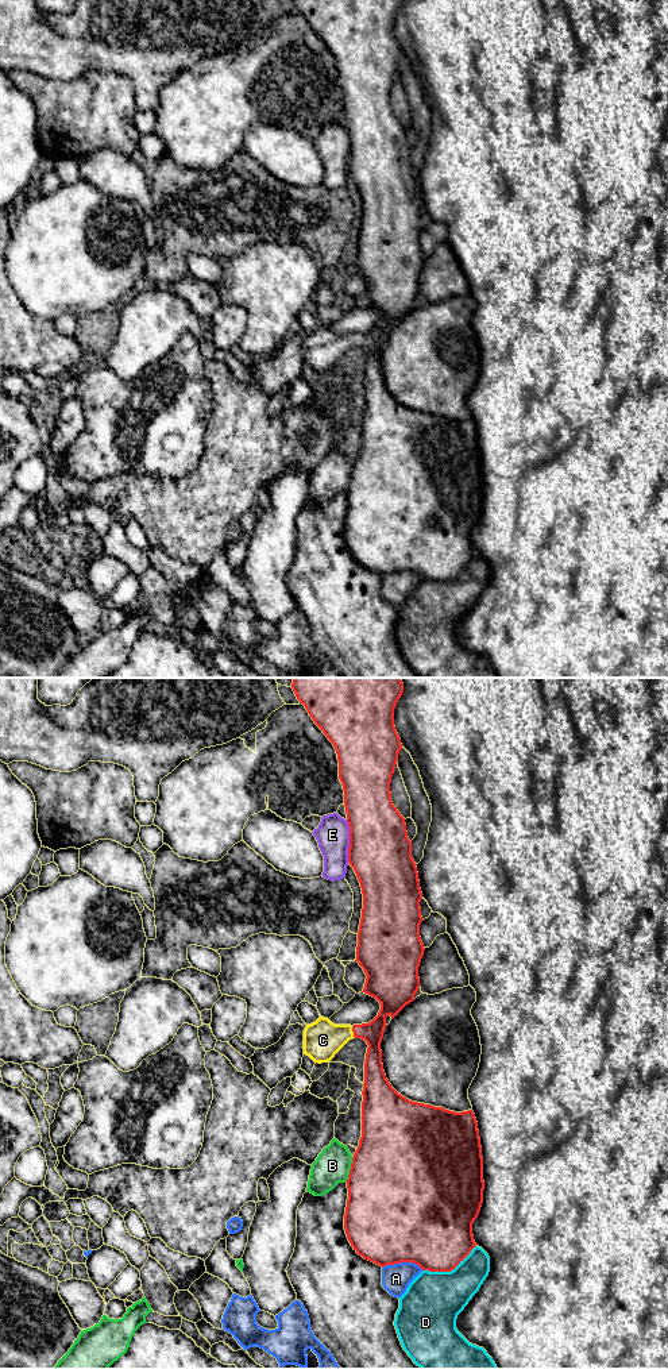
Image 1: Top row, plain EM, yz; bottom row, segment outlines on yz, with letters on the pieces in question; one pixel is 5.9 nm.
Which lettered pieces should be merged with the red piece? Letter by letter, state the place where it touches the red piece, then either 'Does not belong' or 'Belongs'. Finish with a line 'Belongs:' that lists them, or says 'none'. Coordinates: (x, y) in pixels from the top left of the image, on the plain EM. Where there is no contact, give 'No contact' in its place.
A: Touches red at yz (402, 570). Does not belong
B: Touches red at yz (350, 478). Does not belong
C: Touches red at yz (352, 339). Belongs
D: Touches red at yz (450, 579). Does not belong
E: Touches red at yz (350, 150). Does not belong
Belongs: C

